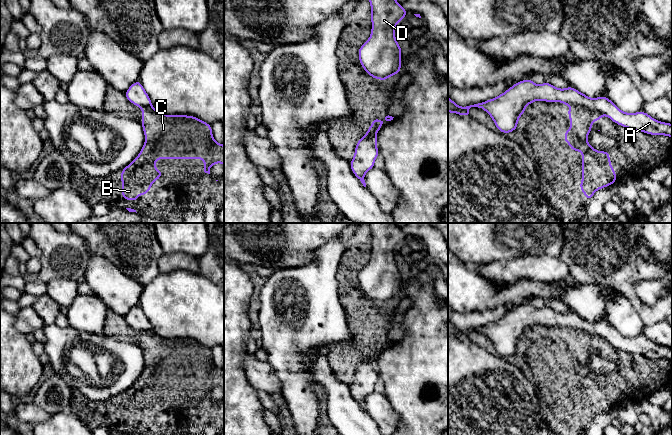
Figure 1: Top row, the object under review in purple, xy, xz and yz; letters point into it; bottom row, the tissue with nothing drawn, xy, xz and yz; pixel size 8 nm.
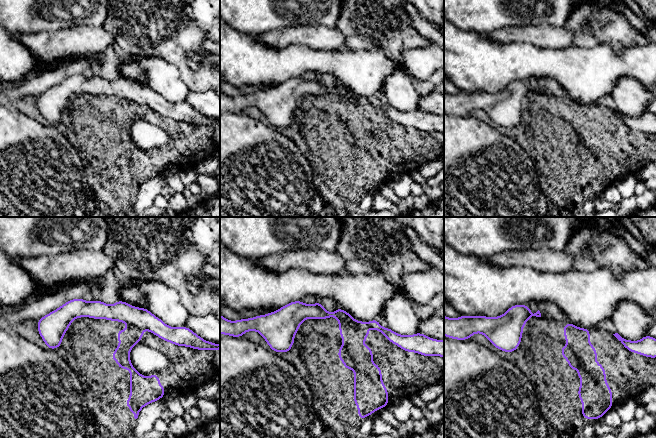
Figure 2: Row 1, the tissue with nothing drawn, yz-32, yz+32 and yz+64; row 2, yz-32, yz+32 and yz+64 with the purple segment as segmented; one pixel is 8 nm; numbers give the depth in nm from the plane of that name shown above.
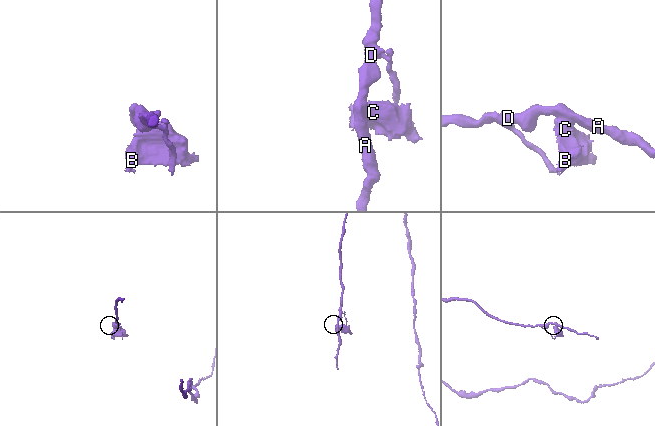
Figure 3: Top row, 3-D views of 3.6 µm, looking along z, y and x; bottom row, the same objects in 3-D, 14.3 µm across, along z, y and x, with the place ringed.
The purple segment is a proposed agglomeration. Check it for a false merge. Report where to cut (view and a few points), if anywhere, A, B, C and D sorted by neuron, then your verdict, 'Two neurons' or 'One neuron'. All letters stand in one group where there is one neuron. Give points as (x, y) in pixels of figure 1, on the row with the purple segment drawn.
Split along yz (575, 104), (598, 110), (602, 113). Groups: A D / B C. Two neurons

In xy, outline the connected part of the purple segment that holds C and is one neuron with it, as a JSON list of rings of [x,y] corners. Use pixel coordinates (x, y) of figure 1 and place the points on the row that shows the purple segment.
[[[152,106],[142,108],[142,121],[145,135],[145,143],[139,155],[126,167],[122,169],[120,178],[122,181],[121,197],[129,201],[137,201],[138,195],[147,195],[150,191],[153,181],[160,179],[164,173],[155,168],[154,162],[158,159],[203,159],[204,172],[210,174],[210,168],[215,163],[224,165],[224,145],[217,143],[212,134],[211,124],[208,124],[197,117],[189,115],[167,115],[158,112]]]

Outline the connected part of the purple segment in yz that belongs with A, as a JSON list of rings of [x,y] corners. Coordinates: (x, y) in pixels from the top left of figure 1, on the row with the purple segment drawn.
[[[531,79],[515,83],[493,99],[466,107],[458,106],[448,97],[448,112],[468,115],[471,107],[481,108],[490,115],[499,132],[509,134],[517,129],[519,117],[524,114],[526,106],[536,100],[558,101],[566,106],[582,106],[593,111],[599,111],[614,123],[632,131],[672,137],[672,124],[658,121],[644,111],[625,113],[606,96],[593,99],[570,86],[559,89],[549,82],[537,85]]]

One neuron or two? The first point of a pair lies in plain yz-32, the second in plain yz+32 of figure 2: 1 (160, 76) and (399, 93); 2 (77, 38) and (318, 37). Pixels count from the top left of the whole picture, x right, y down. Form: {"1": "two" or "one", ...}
{"1": "one", "2": "one"}

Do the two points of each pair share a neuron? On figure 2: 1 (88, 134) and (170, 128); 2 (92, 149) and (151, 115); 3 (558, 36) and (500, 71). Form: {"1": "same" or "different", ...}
{"1": "same", "2": "same", "3": "different"}

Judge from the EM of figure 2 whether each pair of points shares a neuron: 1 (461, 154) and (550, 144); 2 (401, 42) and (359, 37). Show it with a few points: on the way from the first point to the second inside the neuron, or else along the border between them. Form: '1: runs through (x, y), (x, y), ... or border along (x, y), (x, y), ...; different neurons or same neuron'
1: border along (509, 136), (519, 144), (535, 166); different neurons
2: runs through (391, 37), (369, 37); same neuron

